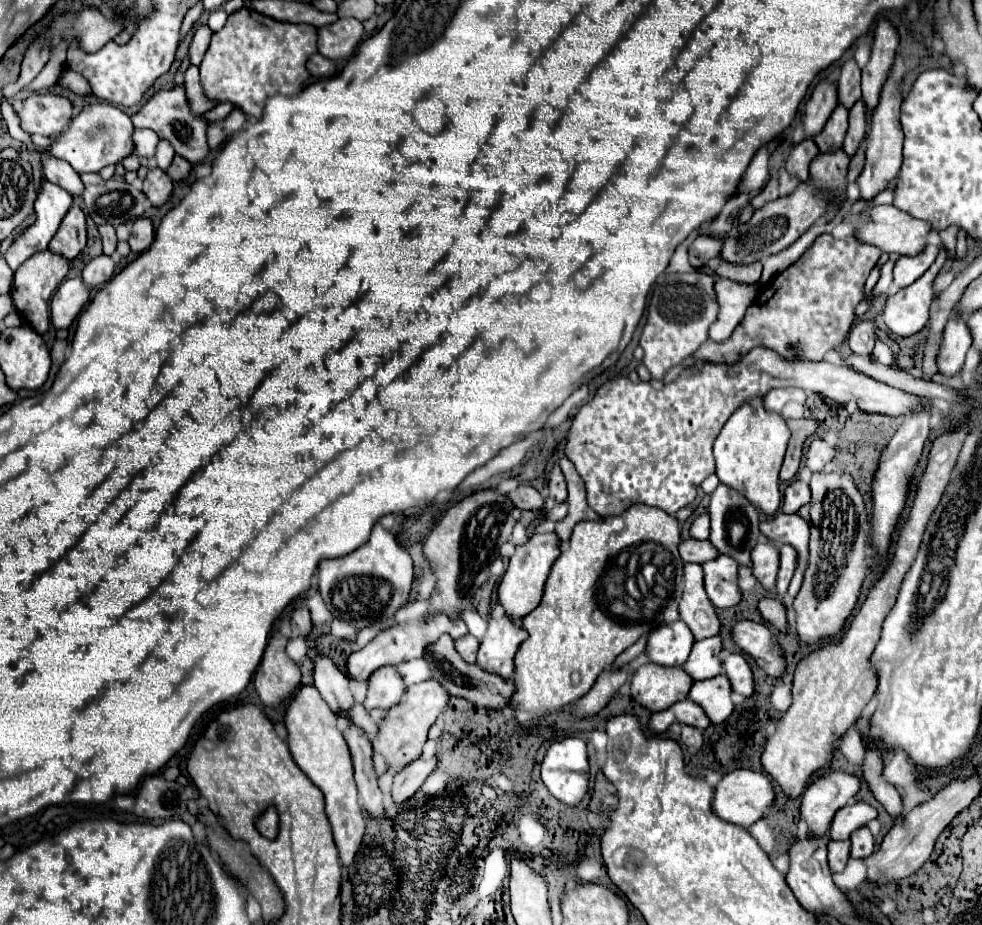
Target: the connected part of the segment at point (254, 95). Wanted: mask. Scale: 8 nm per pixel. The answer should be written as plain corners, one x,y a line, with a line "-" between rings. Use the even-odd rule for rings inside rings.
241,8
227,18
227,24
213,34
209,50
199,66
205,96
217,102
231,102
247,116
259,118
267,96
291,92
309,80
305,62
317,52
317,28
311,24
279,22
253,8

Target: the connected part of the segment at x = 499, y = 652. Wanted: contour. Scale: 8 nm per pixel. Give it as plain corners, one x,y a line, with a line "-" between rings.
505,614
493,618
479,646
477,666
489,674
509,680
513,674
513,656
525,638
527,632
523,632
523,628

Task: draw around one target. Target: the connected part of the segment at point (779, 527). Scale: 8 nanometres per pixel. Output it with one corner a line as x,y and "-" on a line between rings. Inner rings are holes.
779,512
773,518
767,518
761,522
761,532
773,540
775,544
791,544
797,552
799,552
799,560
797,560
797,570
795,576
789,584
789,592
787,592
787,600
791,602
801,584
803,584
803,574
807,570
809,564
809,532
811,532
811,524
807,520
803,520
799,514
785,514

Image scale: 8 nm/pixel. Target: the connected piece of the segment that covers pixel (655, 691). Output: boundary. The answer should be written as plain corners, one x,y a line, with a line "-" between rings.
643,664
633,674
629,694
647,710
659,712
679,700
685,700
691,684
693,680
681,668

